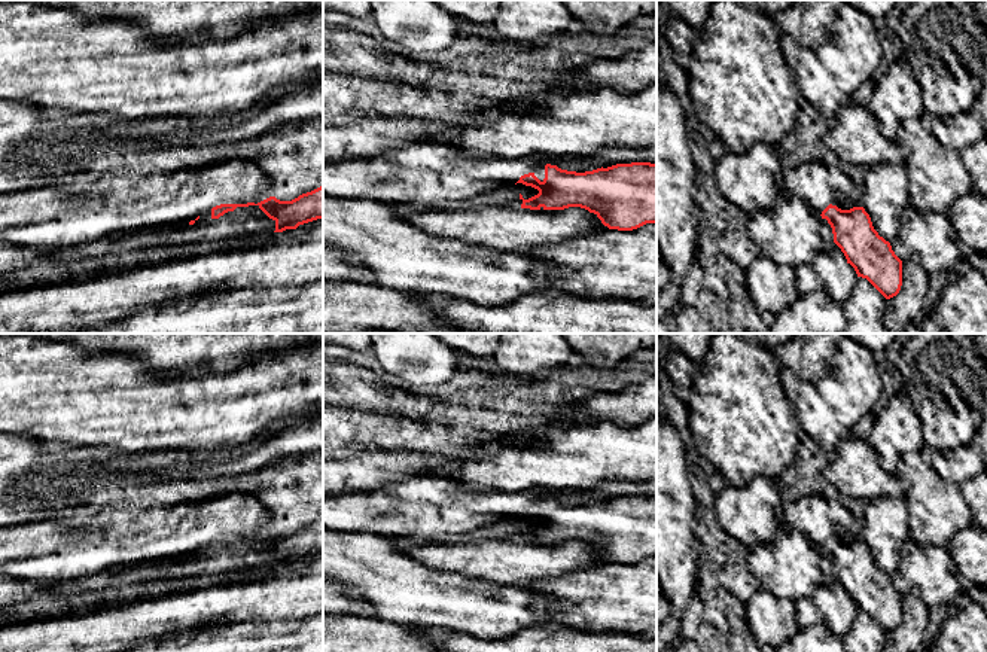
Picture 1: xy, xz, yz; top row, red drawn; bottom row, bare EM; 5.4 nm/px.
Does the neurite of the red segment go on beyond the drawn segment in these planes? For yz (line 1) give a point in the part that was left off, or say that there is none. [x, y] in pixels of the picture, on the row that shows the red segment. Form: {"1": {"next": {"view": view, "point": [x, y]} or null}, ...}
{"1": {"next": null}}

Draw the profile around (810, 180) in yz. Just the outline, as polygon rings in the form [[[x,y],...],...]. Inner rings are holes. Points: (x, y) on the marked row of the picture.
[[[817,161],[798,164],[780,174],[789,194],[804,199],[817,214],[822,214],[834,199],[829,177],[829,170]]]

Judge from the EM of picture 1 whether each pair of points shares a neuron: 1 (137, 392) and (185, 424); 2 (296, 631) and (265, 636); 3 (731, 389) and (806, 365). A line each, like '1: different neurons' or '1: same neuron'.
1: same neuron
2: same neuron
3: different neurons

